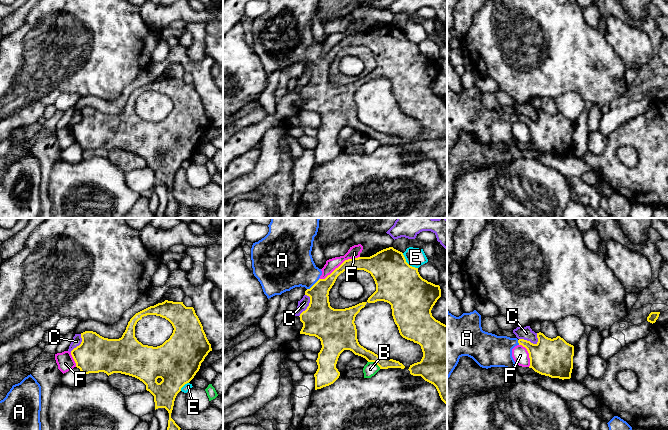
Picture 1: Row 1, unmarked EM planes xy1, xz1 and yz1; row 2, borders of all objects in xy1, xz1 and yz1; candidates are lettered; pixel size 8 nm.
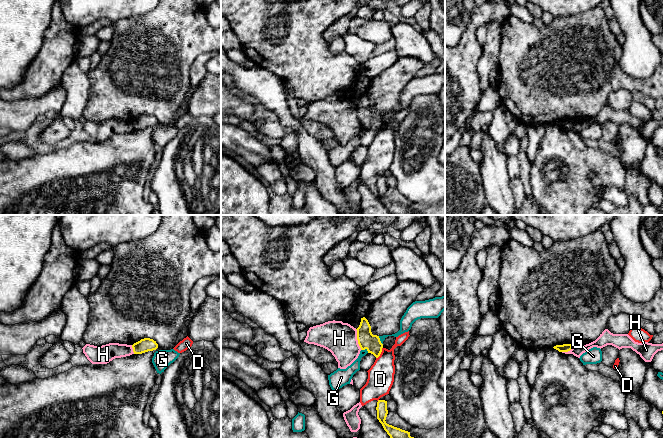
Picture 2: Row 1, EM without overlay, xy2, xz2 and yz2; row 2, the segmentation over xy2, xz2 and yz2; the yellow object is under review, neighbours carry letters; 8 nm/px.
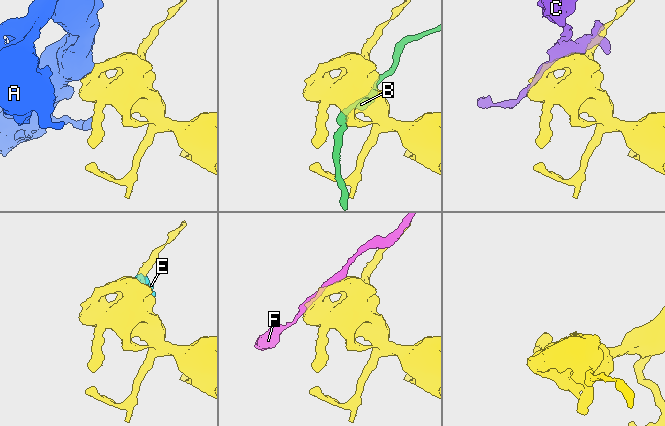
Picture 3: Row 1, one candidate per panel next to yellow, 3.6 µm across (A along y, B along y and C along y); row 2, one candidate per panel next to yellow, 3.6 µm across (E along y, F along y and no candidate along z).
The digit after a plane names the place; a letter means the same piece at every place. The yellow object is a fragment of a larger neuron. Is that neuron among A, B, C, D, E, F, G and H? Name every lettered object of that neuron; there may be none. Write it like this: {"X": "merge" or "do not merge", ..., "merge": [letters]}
{"A": "merge", "B": "do not merge", "C": "do not merge", "D": "do not merge", "E": "do not merge", "F": "do not merge", "G": "do not merge", "H": "do not merge", "merge": ["A"]}

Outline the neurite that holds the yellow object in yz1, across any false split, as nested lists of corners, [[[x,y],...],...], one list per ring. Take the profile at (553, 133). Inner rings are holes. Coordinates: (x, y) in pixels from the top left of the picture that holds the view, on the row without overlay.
[[[447,86],[447,155],[457,142],[462,132],[472,134],[480,143],[504,143],[515,146],[516,139],[512,133],[512,125],[517,121],[525,123],[529,129],[530,142],[535,148],[551,154],[570,155],[573,145],[574,122],[563,114],[548,114],[543,109],[537,109],[536,120],[524,115],[497,112],[482,106],[481,91],[474,86],[456,93]]]

